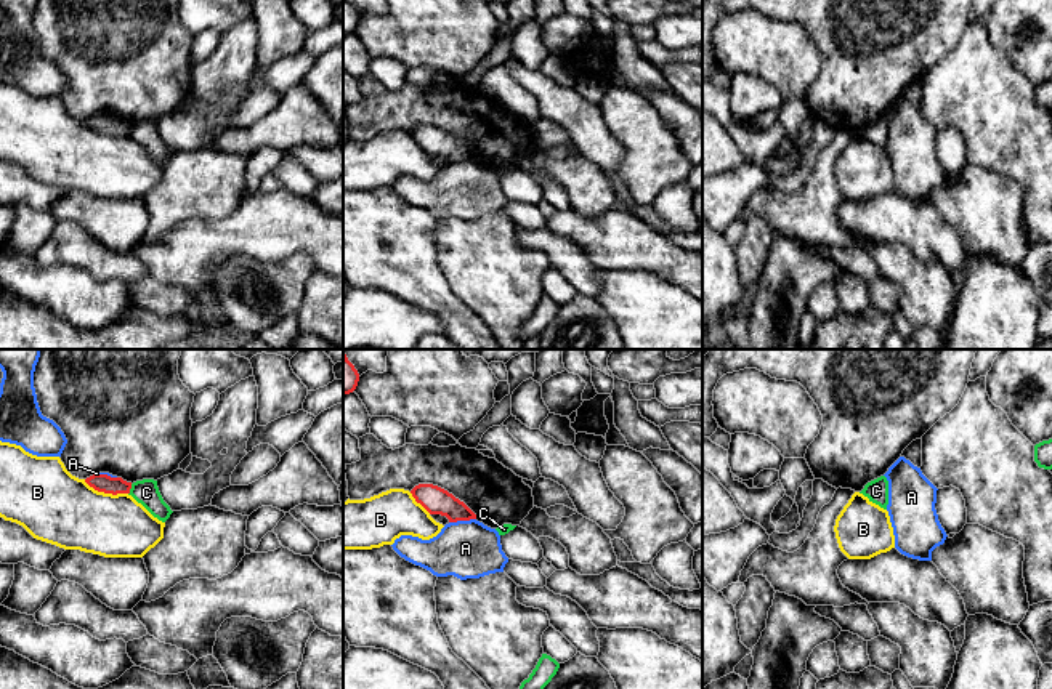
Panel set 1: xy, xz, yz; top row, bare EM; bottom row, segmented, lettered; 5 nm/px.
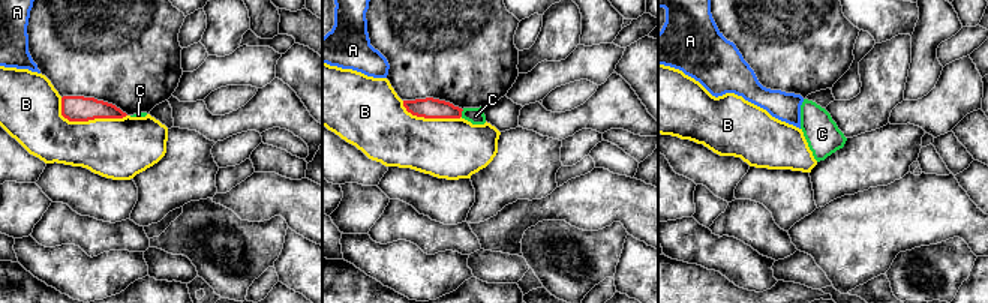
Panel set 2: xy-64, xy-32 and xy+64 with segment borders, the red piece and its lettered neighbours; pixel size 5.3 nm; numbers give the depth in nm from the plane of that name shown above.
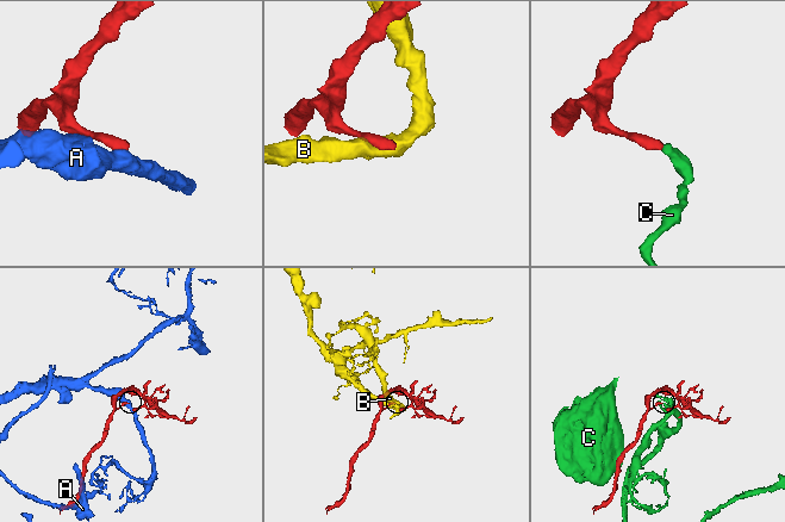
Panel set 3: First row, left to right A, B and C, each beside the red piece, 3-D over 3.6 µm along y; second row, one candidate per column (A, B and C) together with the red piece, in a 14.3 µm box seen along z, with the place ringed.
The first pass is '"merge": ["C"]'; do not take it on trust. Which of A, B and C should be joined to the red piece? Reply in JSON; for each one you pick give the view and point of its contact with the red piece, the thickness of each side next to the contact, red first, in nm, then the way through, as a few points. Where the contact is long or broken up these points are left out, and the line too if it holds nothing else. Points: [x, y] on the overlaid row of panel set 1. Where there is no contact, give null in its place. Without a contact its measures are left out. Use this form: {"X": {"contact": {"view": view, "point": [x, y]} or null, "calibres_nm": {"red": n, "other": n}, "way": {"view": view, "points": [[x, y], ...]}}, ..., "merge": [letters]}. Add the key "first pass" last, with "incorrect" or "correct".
{"merge": [], "first pass": "incorrect"}

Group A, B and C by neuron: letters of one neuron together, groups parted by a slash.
A / B / C

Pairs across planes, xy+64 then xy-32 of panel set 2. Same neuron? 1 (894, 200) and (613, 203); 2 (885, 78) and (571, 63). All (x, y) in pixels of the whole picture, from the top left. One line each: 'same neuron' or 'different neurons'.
1: same neuron
2: different neurons

